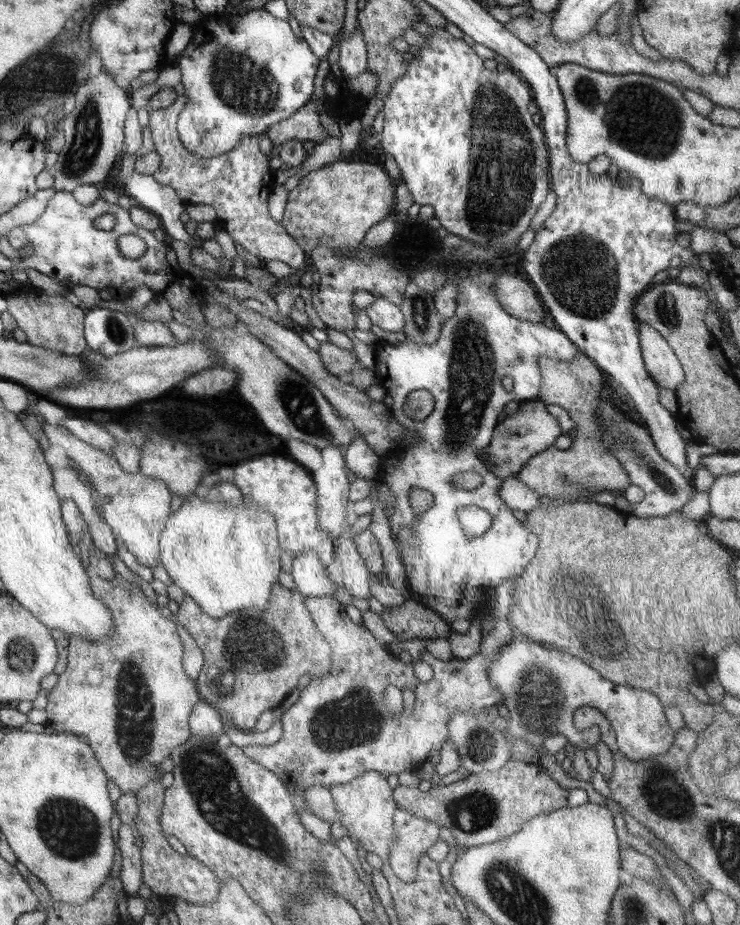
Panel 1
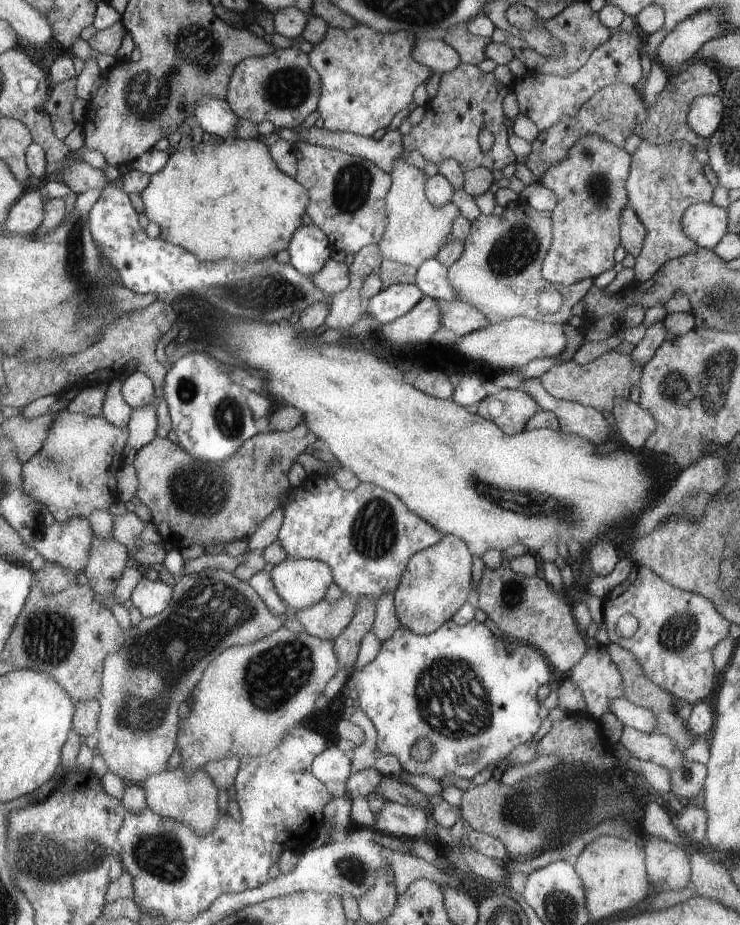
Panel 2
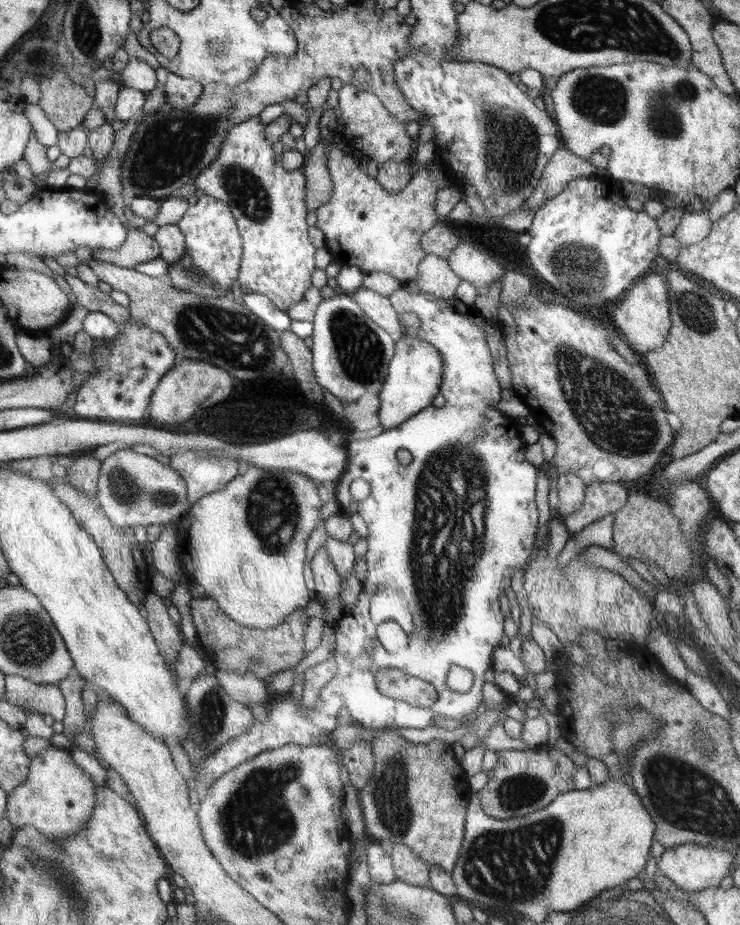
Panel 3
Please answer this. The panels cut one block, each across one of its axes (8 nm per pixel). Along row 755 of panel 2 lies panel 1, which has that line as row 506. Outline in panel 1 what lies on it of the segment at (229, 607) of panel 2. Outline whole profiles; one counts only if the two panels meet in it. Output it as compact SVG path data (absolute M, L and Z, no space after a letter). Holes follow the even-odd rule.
M41 422L41 430L49 446L61 446L65 450L65 456L75 466L79 466L83 474L89 476L91 488L101 500L99 504L101 516L113 530L125 552L131 552L135 556L135 562L149 570L159 566L159 534L163 530L165 520L171 514L171 498L173 498L171 492L167 490L167 484L163 480L147 478L141 472L123 472L121 466L113 460L113 456L105 456L93 446L87 446L85 442L71 436L65 428Z

